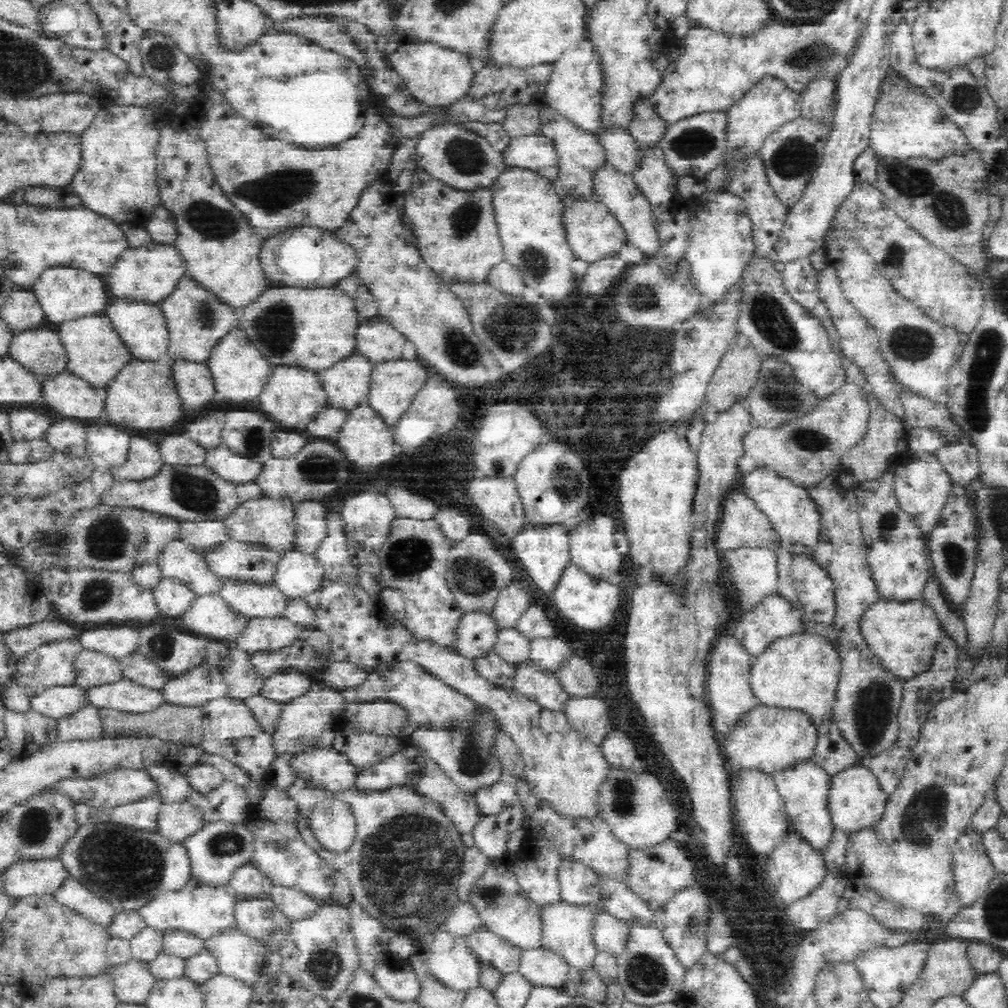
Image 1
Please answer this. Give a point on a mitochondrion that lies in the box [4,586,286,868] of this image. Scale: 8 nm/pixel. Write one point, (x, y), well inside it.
(34, 828)

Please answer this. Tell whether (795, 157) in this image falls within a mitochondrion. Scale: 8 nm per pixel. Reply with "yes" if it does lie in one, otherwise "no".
yes

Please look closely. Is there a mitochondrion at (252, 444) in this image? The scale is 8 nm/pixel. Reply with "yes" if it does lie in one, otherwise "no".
yes

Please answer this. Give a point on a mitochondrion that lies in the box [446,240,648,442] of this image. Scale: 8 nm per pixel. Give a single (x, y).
(536, 264)

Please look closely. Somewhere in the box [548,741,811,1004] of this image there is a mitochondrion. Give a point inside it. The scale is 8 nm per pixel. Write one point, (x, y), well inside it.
(644, 975)

